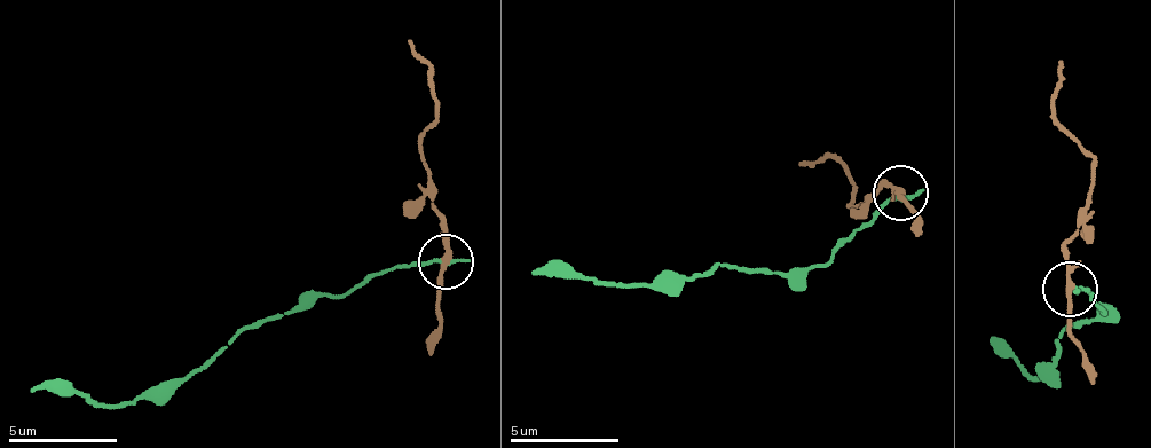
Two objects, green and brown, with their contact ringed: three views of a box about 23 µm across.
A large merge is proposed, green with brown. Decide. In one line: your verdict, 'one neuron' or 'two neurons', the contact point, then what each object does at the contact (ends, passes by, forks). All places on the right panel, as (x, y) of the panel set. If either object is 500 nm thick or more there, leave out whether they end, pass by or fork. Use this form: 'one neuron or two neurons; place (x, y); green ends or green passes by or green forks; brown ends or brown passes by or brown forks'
two neurons; place (1070, 289); green ends; brown forks

